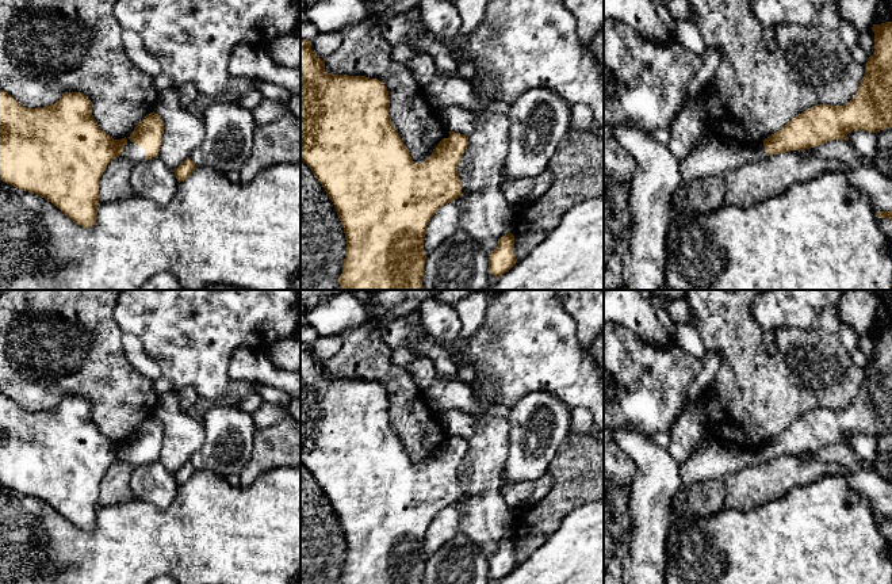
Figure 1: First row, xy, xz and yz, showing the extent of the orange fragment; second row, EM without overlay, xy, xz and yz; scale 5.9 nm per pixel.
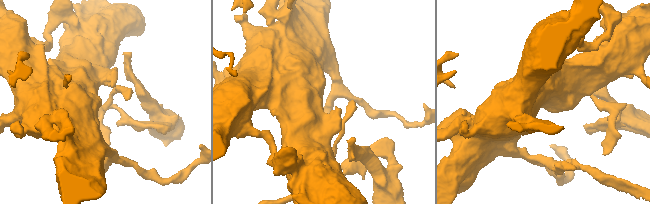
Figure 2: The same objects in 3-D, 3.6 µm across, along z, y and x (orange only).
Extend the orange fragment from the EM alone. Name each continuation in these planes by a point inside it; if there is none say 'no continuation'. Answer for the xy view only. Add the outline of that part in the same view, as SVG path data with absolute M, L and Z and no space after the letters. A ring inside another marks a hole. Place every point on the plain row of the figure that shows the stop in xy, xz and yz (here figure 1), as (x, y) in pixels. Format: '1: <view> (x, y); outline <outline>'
1: xy (133, 457); outline M127 439L127 447L123 451L123 455L120 457L120 462L125 462L133 467L145 465L145 453L137 450L134 446L129 443L130 439Z

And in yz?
1: yz (719, 458); outline M716 440L707 447L696 450L681 465L681 480L684 488L686 488L767 461L772 459L765 455L763 444L747 447Z

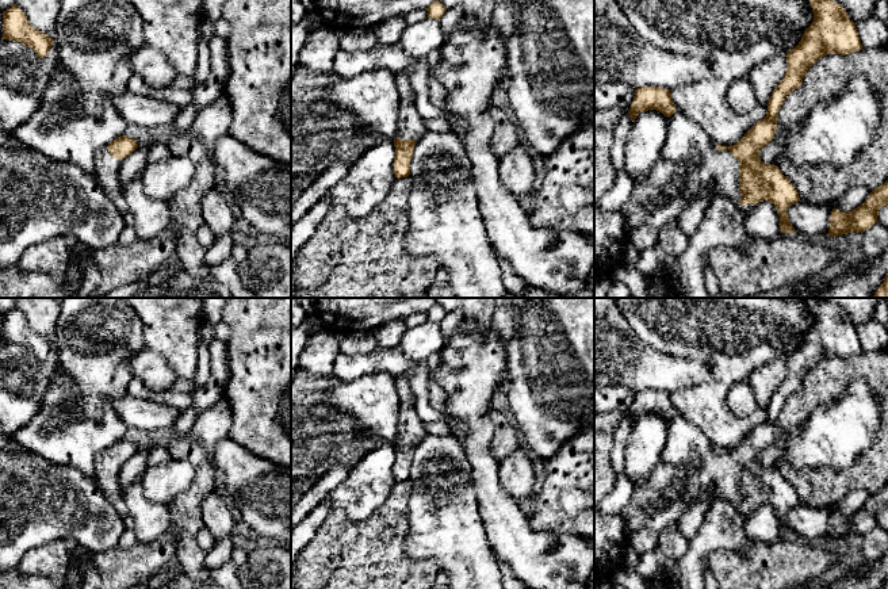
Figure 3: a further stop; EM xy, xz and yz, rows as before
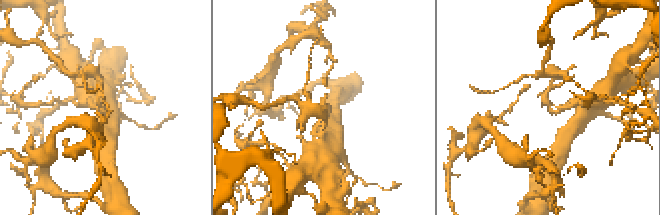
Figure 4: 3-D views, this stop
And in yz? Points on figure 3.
1: yz (686, 446); outline M675 414L667 427L667 439L662 452L662 460L670 464L684 466L690 482L688 494L666 509L657 512L629 539L629 544L638 554L646 554L658 548L662 529L671 521L678 521L689 512L701 494L709 490L713 498L731 502L746 519L753 508L739 508L739 464L728 452L719 455L709 439L684 416Z

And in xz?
1: xz (410, 429); outline M409 375L394 376L399 397L399 424L397 441L418 444L426 435L425 422L418 417Z

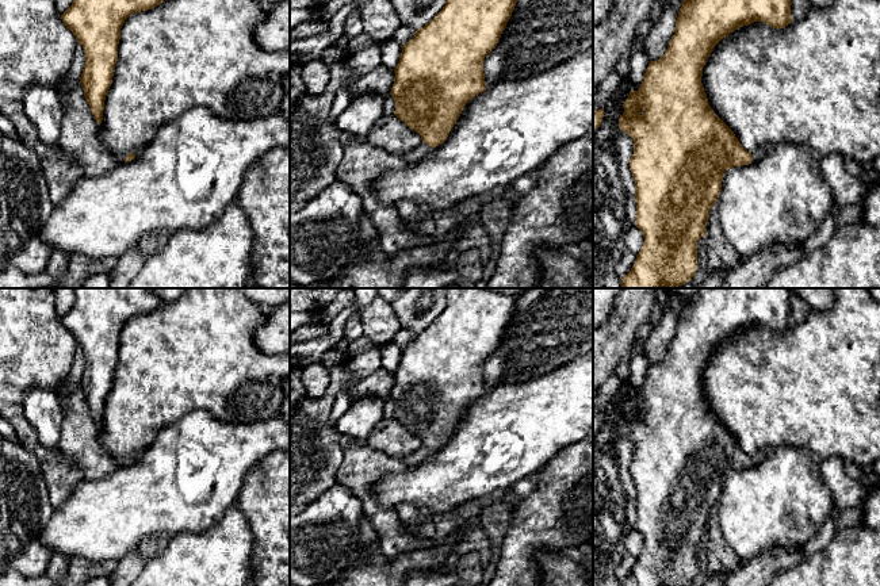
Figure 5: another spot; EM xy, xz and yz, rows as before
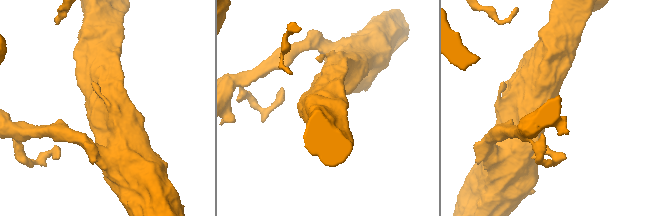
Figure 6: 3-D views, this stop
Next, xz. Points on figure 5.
1: xz (413, 459); outline M422 445L417 451L406 455L402 460L408 464L408 468L414 468L420 463L422 463L428 456L431 456L432 453L433 453L432 449Z

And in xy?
1: xy (121, 459); outline M111 452L111 455L115 459L118 467L125 466L126 460L129 459L127 455L122 455L122 453L114 453L114 452Z

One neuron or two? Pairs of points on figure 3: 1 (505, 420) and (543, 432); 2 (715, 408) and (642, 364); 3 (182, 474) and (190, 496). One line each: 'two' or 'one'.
1: two
2: two
3: two

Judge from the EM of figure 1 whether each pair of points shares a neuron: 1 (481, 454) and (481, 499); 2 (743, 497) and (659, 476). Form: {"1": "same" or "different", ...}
{"1": "same", "2": "different"}

